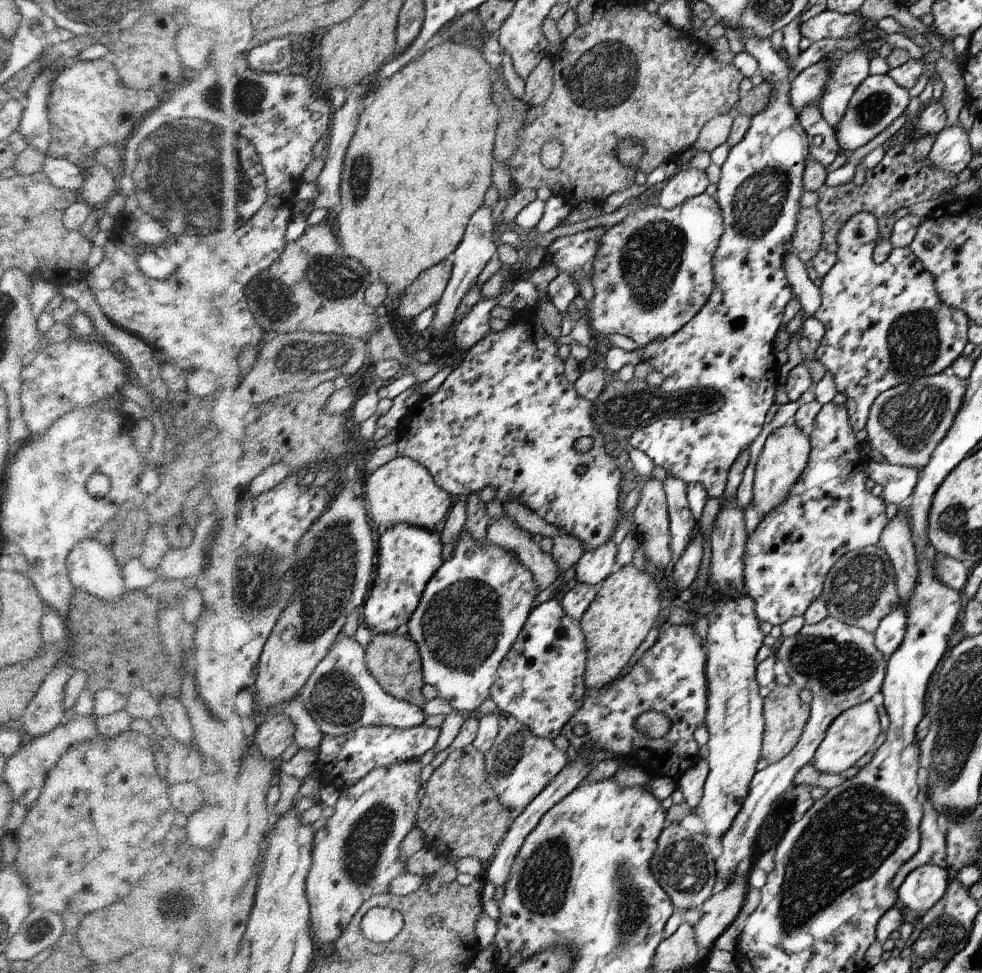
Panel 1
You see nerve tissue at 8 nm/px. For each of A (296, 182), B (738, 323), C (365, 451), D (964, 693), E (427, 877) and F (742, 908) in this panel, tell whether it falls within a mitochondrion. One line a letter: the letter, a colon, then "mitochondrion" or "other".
A: other
B: other
C: other
D: mitochondrion
E: other
F: other

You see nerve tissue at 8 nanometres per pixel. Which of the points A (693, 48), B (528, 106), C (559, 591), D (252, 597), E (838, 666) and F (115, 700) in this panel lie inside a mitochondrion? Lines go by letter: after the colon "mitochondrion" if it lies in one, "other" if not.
A: other
B: other
C: other
D: mitochondrion
E: mitochondrion
F: other

